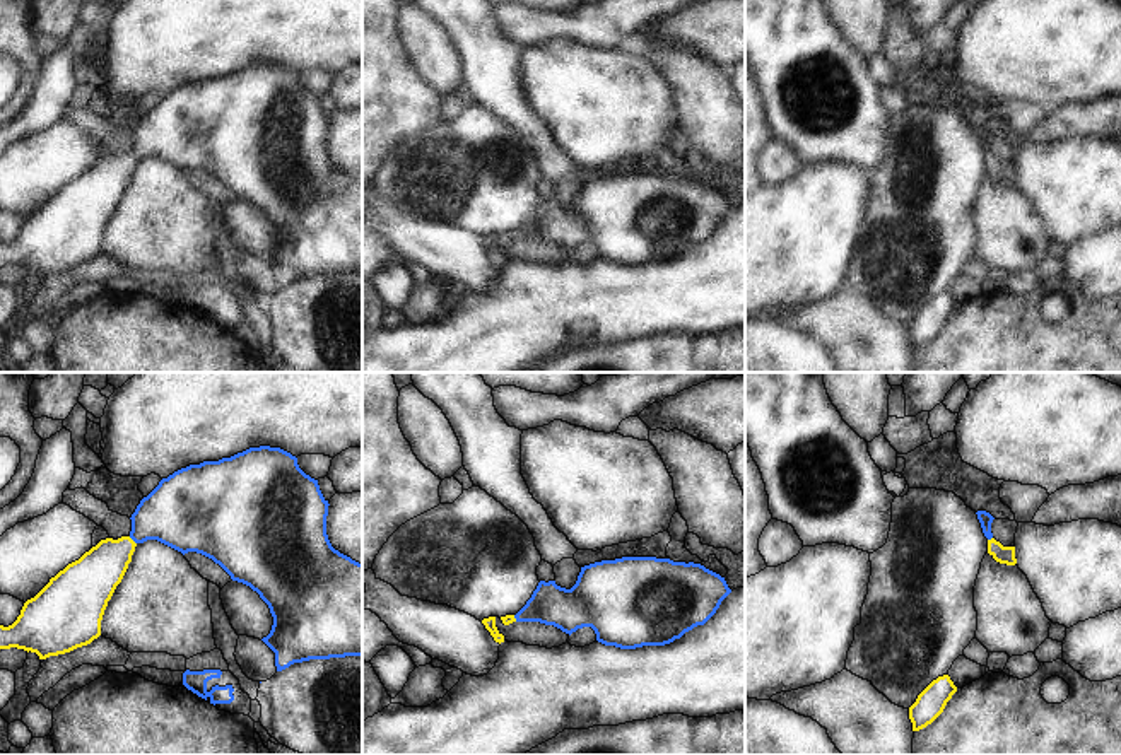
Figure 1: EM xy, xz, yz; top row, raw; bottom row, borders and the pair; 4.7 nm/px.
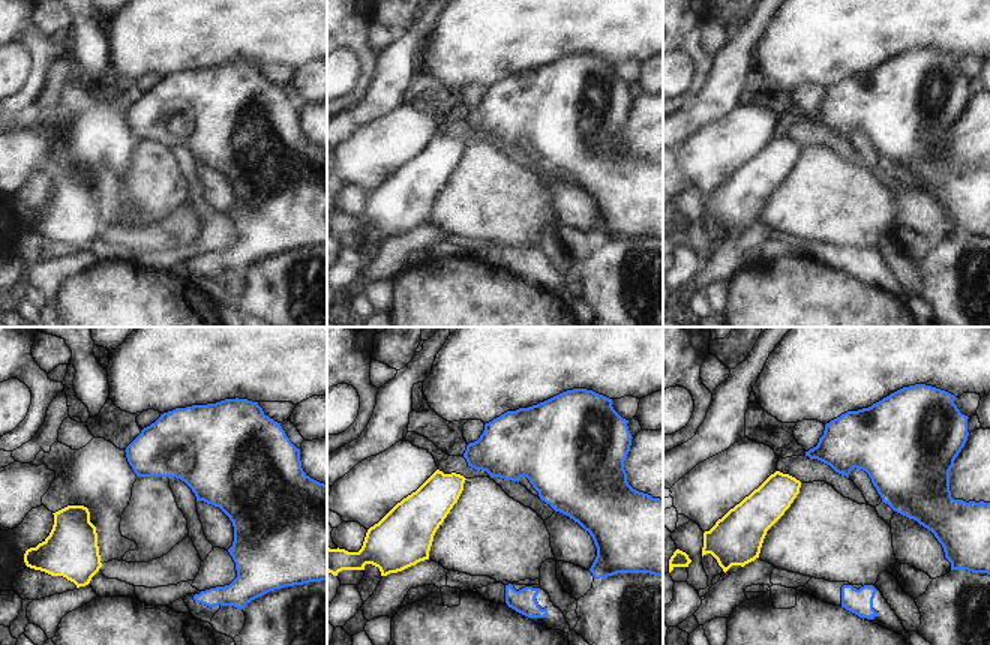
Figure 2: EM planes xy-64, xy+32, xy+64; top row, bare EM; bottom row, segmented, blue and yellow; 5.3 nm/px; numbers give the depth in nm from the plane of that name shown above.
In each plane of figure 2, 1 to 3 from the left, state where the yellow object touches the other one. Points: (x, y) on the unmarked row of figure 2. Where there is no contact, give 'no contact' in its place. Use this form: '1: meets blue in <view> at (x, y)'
1: no contact
2: no contact
3: no contact

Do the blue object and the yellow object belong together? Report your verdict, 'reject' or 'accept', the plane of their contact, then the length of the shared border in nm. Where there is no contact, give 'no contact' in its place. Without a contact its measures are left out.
accept; meets blue in xy; contact 50 nm long

